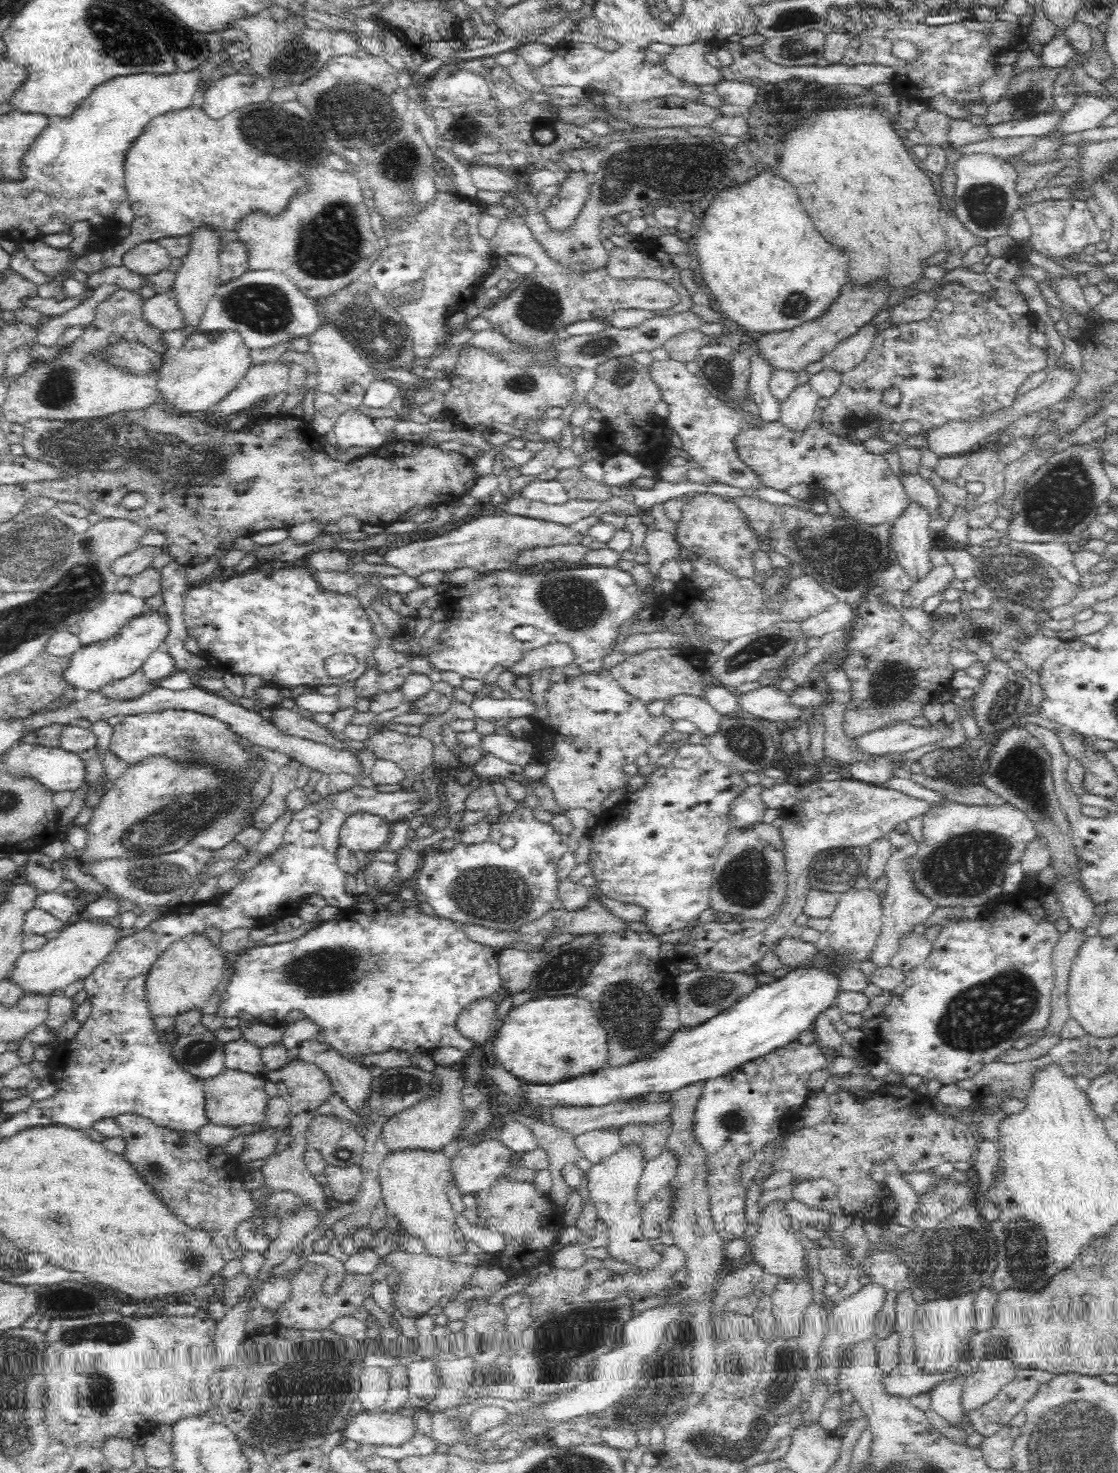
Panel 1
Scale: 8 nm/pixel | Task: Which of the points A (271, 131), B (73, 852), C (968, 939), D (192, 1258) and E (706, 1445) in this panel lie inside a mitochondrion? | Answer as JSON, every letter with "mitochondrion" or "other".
{"A":"mitochondrion","B":"other","C":"other","D":"mitochondrion","E":"mitochondrion"}

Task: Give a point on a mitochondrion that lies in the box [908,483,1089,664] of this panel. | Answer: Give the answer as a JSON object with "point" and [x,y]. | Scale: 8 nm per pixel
{"point":[1024,580]}

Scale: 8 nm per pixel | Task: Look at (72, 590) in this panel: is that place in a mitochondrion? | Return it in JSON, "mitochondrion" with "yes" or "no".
{"mitochondrion":"yes"}

